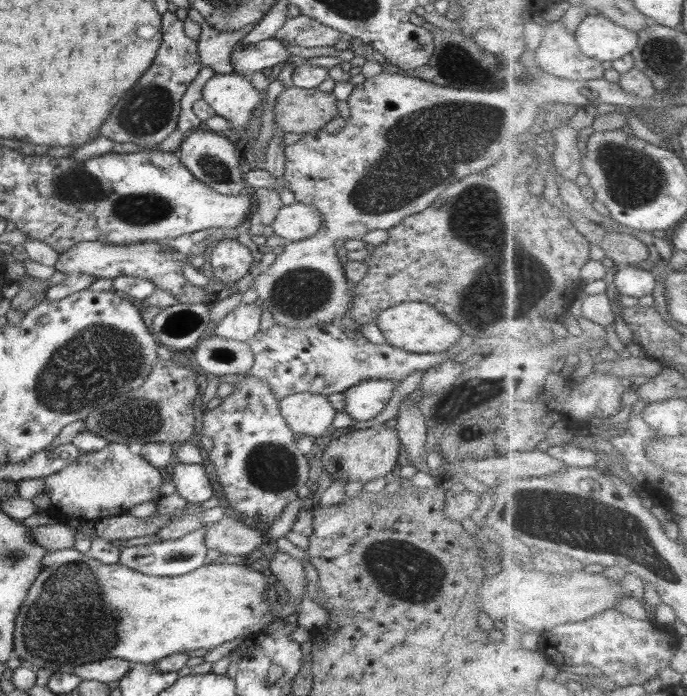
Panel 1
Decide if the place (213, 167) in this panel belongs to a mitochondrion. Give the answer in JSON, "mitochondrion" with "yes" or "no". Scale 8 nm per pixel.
{"mitochondrion":"yes"}

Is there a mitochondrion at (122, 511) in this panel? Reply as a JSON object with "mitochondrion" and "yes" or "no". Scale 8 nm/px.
{"mitochondrion":"no"}

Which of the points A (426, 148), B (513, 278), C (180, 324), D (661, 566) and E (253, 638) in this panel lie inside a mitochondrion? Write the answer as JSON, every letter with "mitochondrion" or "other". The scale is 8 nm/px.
{"A":"mitochondrion","B":"mitochondrion","C":"mitochondrion","D":"mitochondrion","E":"other"}

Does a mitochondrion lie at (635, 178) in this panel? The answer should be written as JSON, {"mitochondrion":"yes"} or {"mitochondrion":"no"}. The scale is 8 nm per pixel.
{"mitochondrion":"yes"}

